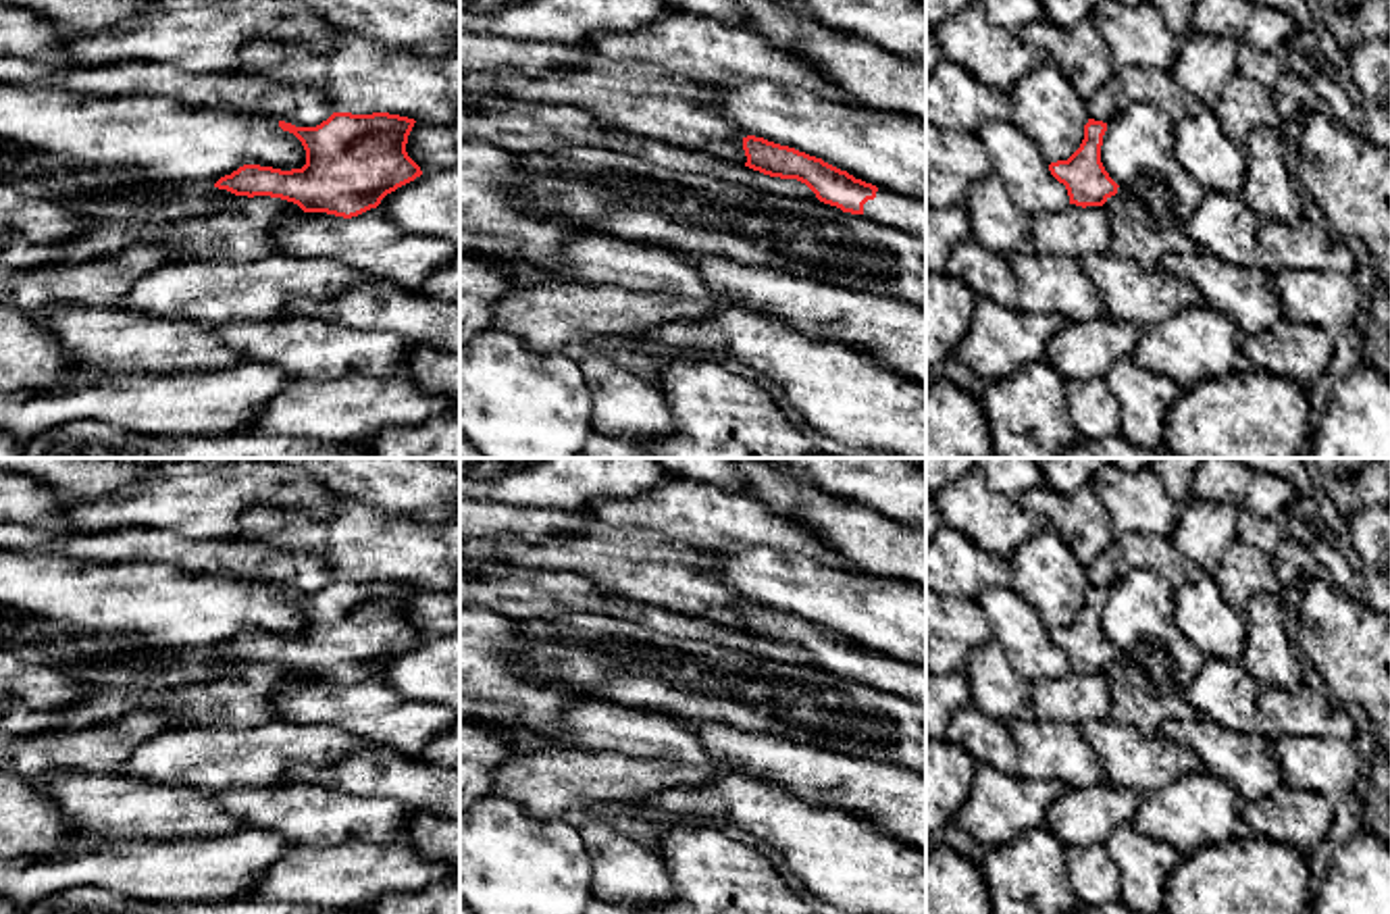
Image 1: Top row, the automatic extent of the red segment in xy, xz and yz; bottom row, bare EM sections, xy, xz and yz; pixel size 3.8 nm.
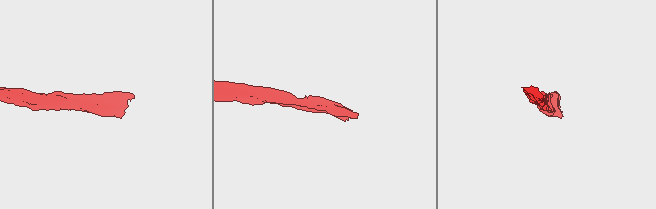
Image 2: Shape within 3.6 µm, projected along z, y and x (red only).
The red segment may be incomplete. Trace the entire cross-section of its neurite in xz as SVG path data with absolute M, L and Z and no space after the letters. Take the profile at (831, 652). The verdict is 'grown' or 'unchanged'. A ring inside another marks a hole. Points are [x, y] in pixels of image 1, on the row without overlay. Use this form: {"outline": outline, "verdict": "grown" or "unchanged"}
{"outline": "M743 604L745 633L770 643L797 645L805 650L820 668L843 679L864 681L876 689L903 695L926 708L926 668L903 664L889 656L855 645L822 625L764 604Z", "verdict": "grown"}

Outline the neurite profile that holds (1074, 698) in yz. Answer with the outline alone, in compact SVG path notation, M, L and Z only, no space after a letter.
M1067 670L1059 679L1030 683L1036 718L1080 727L1111 718L1111 695L1103 672Z

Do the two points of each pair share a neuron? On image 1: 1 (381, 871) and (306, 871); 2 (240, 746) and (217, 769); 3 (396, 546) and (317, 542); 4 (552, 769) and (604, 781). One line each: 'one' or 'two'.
1: one
2: one
3: one
4: one

